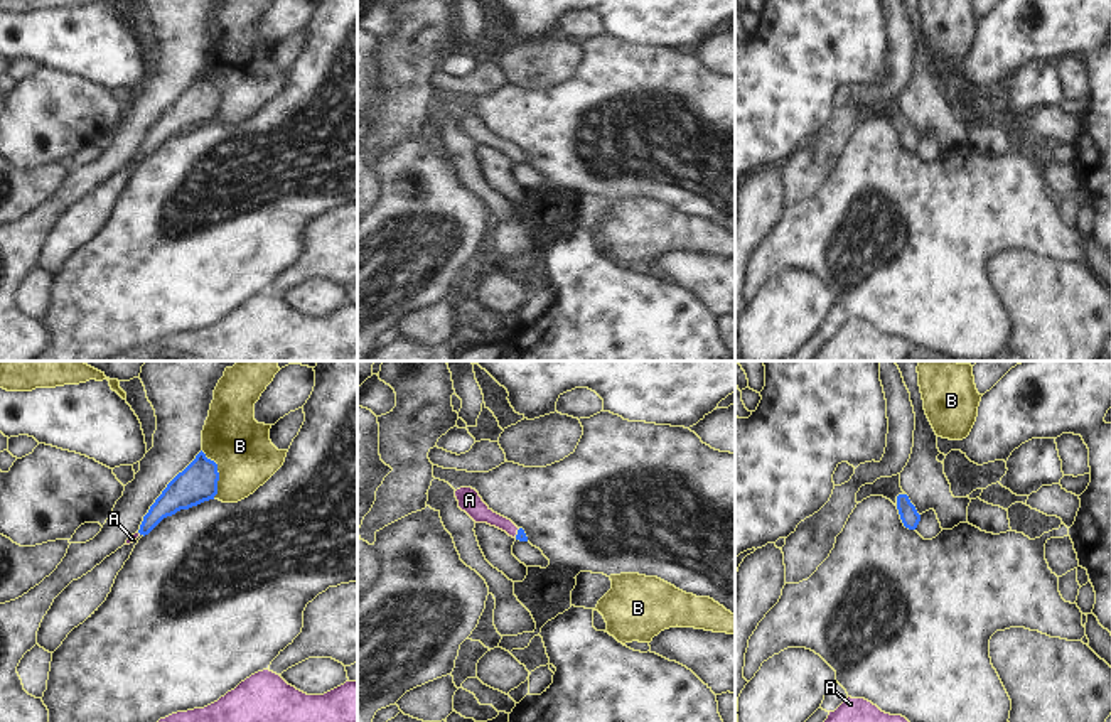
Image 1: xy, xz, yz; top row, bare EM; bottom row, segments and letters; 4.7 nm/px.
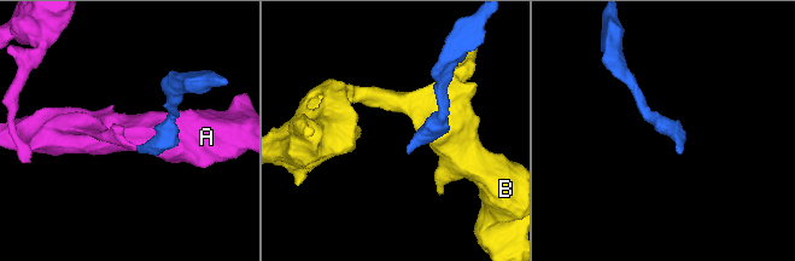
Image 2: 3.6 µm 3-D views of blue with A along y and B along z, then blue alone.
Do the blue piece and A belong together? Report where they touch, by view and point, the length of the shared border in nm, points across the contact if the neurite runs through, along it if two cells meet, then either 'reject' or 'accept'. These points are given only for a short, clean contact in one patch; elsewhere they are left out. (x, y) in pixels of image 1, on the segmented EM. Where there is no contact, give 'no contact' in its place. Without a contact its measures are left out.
contact xz (518, 533); length 50 nm; way xz (521, 535), (518, 533), (483, 515), (474, 506); accept

